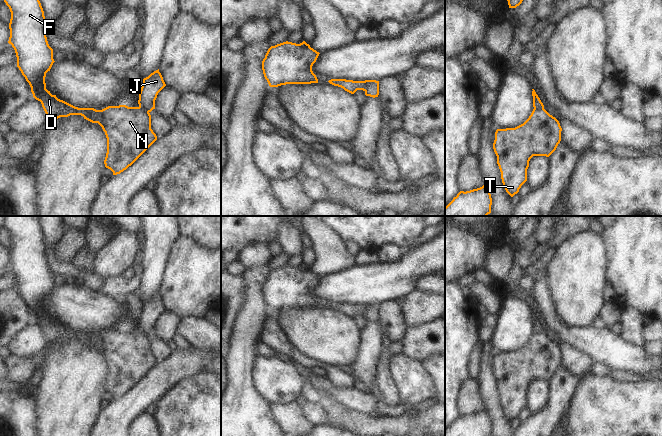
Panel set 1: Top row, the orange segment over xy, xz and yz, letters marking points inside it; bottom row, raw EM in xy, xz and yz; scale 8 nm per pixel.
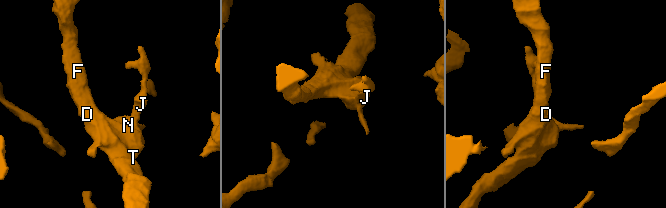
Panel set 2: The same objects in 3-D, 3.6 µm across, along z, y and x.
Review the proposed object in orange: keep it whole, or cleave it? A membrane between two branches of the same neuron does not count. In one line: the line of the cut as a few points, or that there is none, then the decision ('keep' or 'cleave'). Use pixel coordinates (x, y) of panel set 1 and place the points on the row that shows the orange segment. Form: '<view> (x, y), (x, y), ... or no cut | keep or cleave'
xy (138, 107), (148, 112) | cleave

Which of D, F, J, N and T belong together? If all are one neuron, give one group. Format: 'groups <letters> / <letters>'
groups D F N T / J

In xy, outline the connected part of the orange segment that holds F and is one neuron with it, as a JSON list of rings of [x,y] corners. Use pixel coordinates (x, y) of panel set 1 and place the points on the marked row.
[[[4,0],[11,12],[11,19],[9,23],[10,37],[8,43],[12,45],[17,57],[17,67],[25,77],[26,81],[31,87],[33,97],[40,101],[42,107],[47,115],[47,119],[58,119],[60,117],[68,117],[70,115],[81,115],[84,119],[98,123],[107,138],[107,153],[104,160],[105,167],[113,172],[113,175],[120,174],[131,166],[156,140],[157,136],[151,129],[151,115],[148,111],[139,107],[128,107],[126,105],[108,106],[102,110],[94,108],[78,108],[63,100],[60,100],[56,95],[52,95],[46,89],[45,77],[46,73],[50,71],[53,63],[53,49],[49,46],[45,34],[46,19],[44,11],[39,0]]]

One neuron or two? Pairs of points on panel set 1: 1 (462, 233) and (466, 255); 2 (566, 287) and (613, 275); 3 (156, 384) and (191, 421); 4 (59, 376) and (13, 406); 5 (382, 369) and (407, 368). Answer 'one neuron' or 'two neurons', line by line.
1: one neuron
2: two neurons
3: two neurons
4: two neurons
5: two neurons

